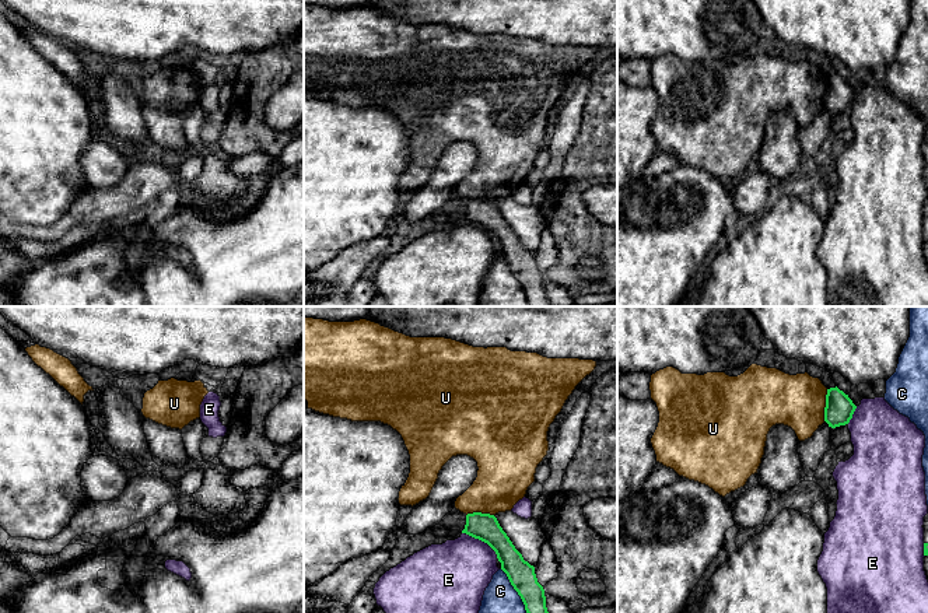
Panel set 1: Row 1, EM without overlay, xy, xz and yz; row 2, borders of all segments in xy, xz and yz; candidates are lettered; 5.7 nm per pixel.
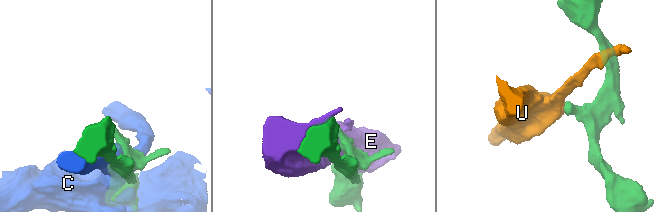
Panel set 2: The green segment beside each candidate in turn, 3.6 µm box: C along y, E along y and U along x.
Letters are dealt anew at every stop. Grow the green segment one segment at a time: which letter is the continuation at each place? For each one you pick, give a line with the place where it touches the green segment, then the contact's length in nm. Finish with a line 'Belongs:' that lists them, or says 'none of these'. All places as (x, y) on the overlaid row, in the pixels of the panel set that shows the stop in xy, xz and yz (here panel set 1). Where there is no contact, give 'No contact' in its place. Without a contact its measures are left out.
Belongs: none of these

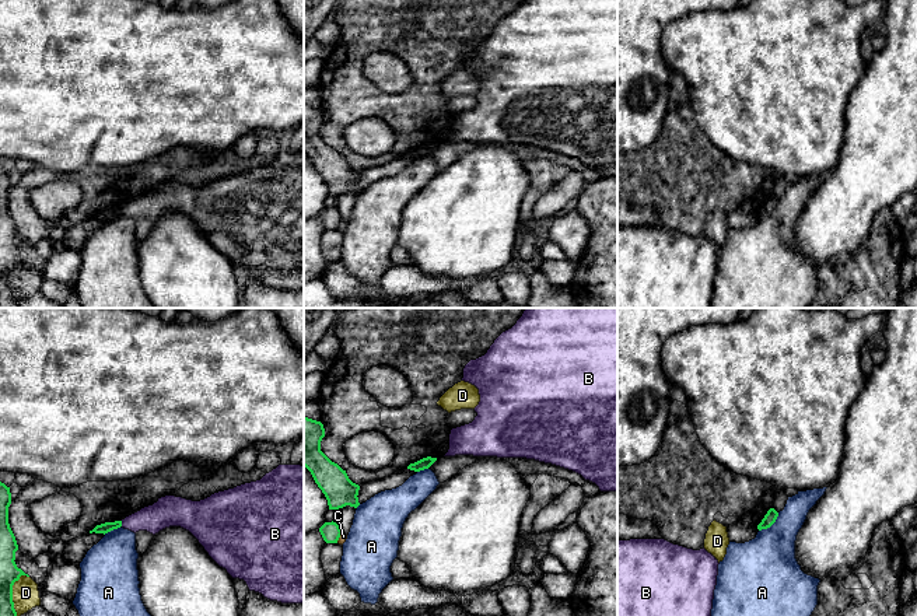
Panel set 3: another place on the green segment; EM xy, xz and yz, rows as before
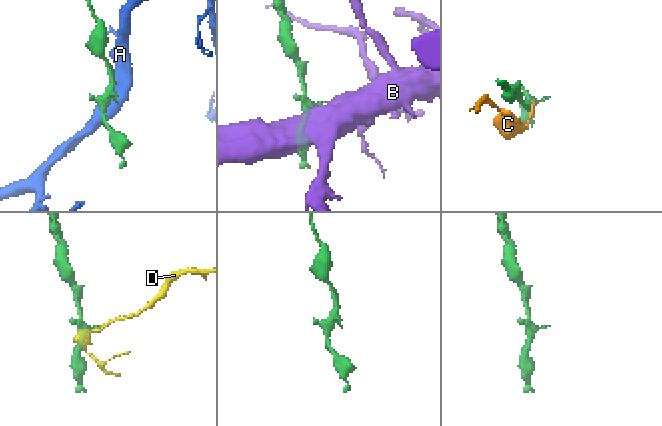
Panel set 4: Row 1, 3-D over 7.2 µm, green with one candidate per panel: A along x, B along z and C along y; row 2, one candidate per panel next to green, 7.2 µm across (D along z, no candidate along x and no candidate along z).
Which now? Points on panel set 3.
Belongs: none of these

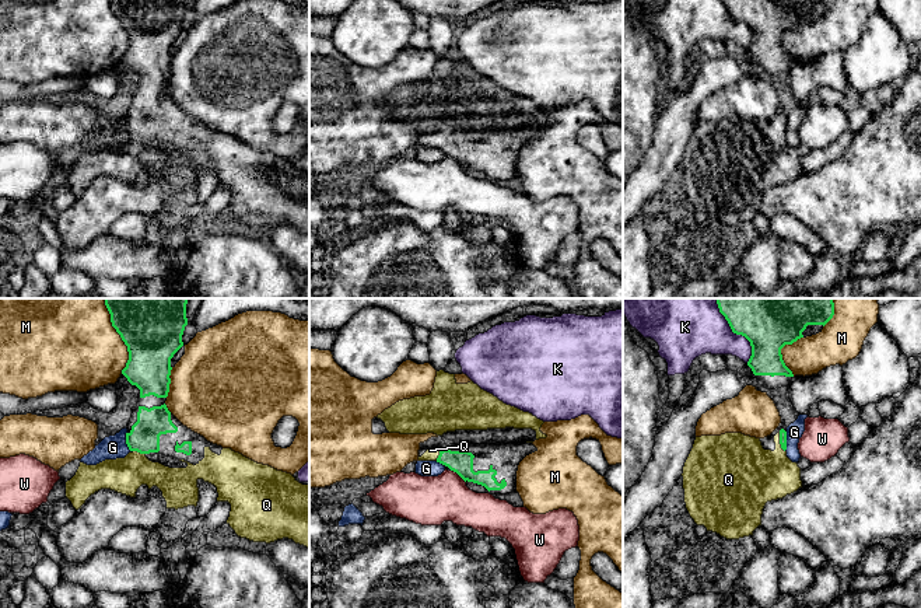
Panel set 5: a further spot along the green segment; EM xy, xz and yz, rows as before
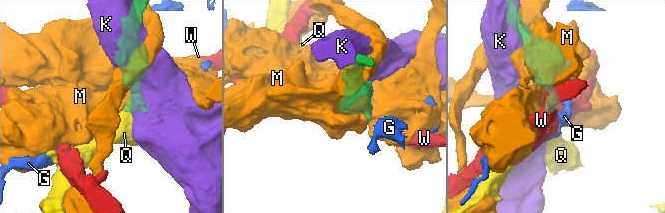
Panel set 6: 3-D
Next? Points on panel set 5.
Q: Touches green at yz (780, 441). Shared border 120 nm
Belongs: Q

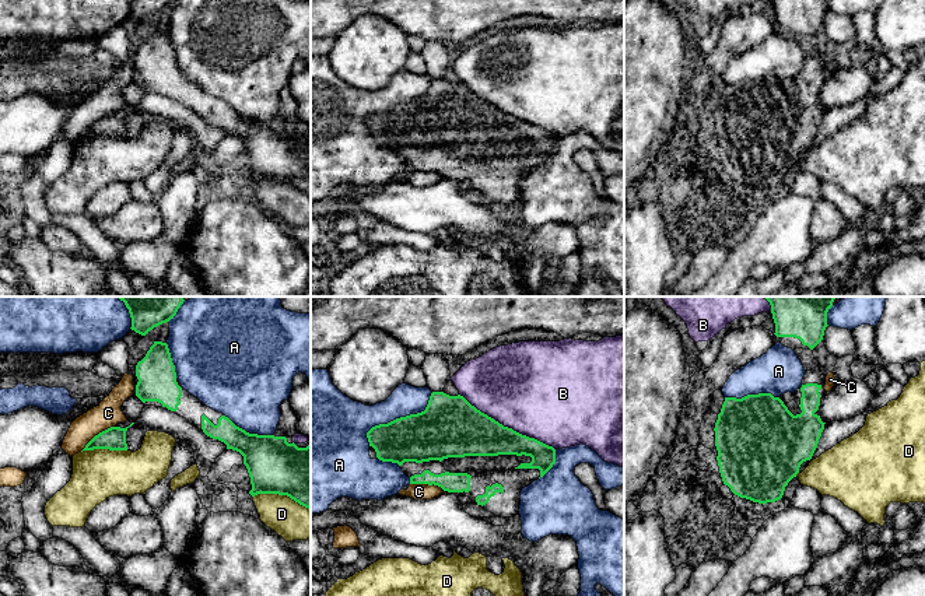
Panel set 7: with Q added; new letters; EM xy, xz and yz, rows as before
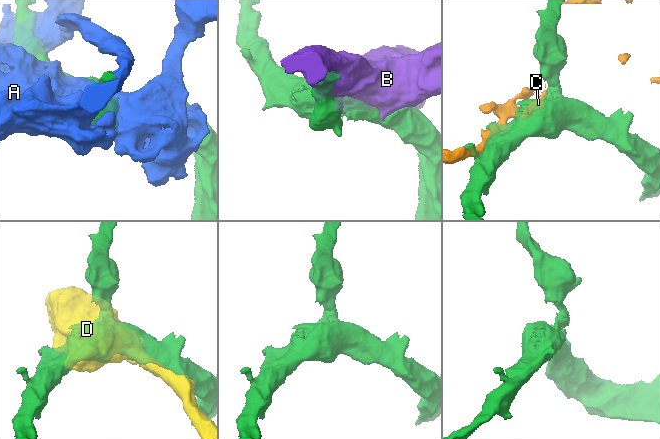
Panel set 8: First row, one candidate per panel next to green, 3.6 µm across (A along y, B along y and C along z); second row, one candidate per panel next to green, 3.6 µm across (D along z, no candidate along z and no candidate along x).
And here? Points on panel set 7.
Belongs: none of these

